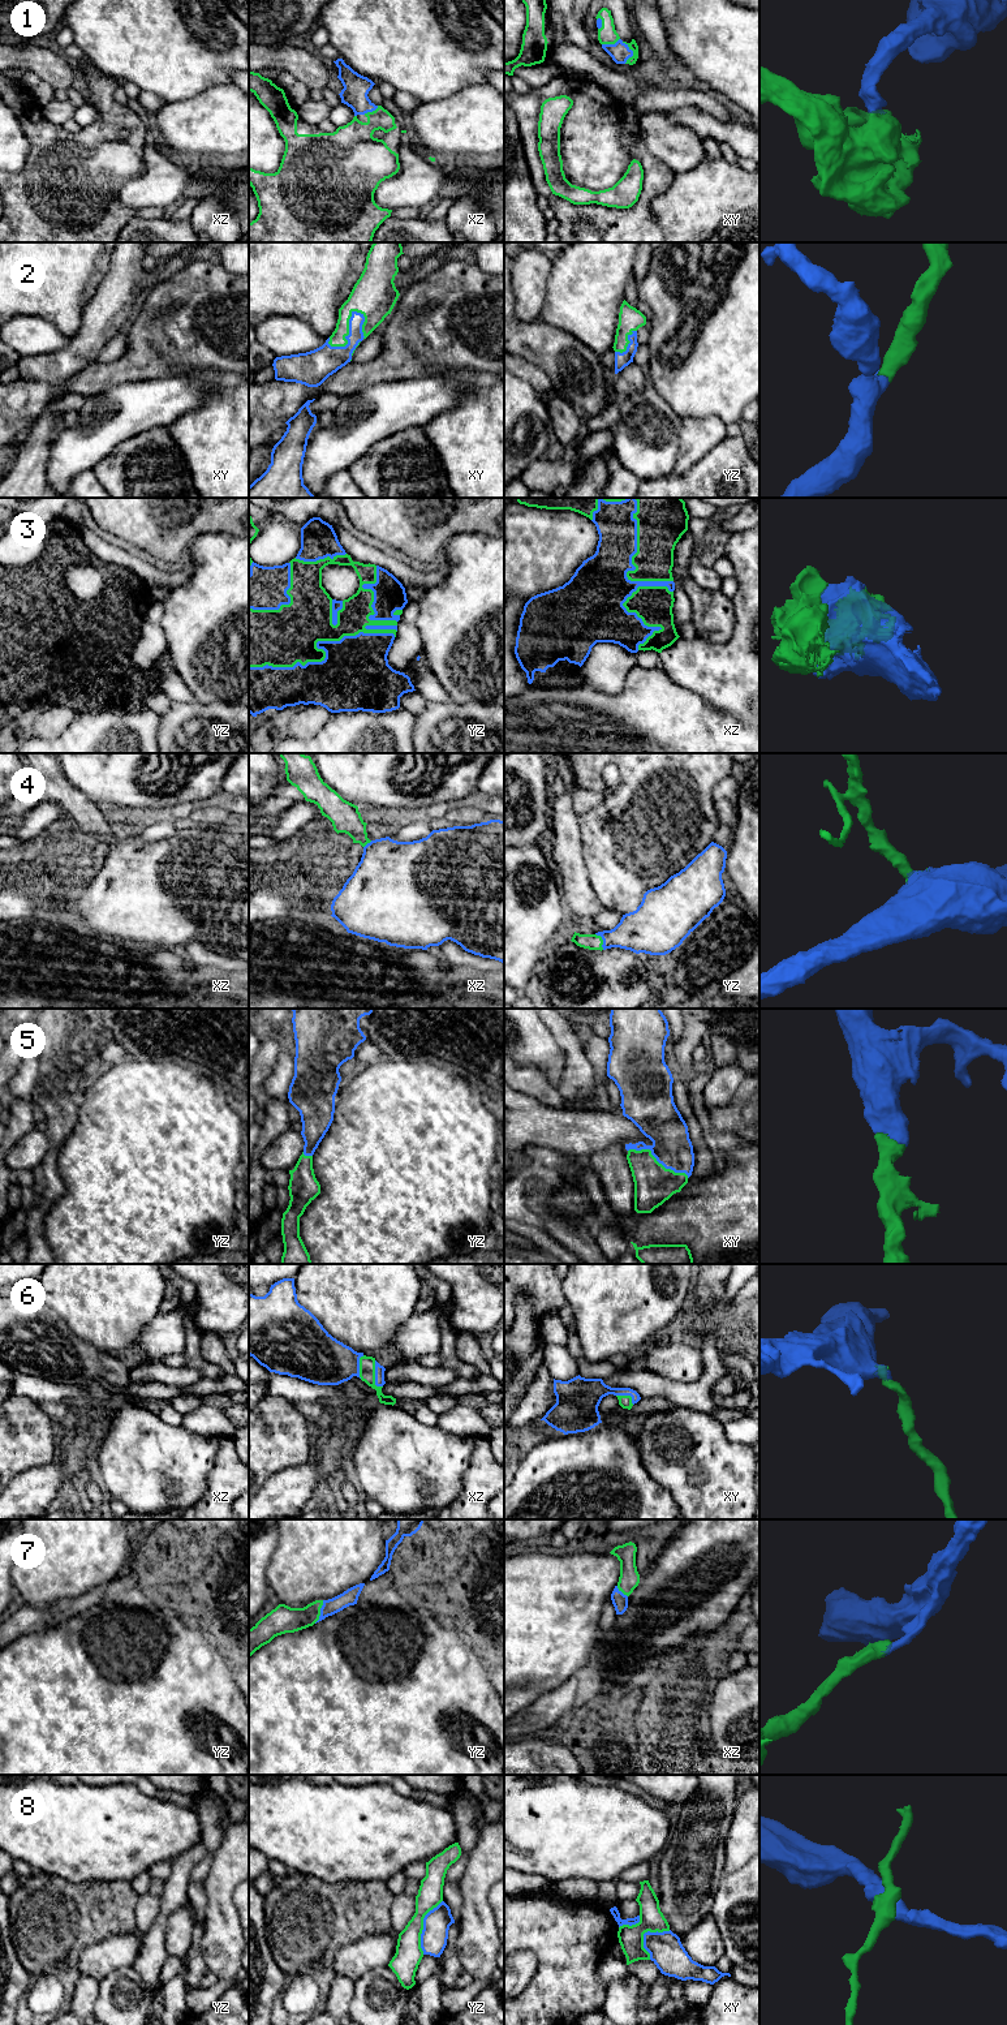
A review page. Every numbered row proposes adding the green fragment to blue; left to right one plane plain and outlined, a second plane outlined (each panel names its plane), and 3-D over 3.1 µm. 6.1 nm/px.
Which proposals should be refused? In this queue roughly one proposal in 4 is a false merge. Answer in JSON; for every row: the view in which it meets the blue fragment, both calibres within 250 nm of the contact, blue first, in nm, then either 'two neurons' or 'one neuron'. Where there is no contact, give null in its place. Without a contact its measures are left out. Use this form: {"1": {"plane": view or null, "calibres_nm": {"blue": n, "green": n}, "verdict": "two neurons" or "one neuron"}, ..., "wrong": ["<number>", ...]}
{"1": {"plane": "xy", "calibres_nm": {"blue": 120, "green": 50}, "verdict": "one neuron"}, "2": {"plane": "xy", "calibres_nm": {"blue": 190, "green": 220}, "verdict": "one neuron"}, "3": {"plane": "yz", "calibres_nm": {"blue": 400, "green": 360}, "verdict": "one neuron"}, "4": {"plane": "yz", "calibres_nm": {"blue": 280, "green": 100}, "verdict": "one neuron"}, "5": {"plane": "xy", "calibres_nm": {"blue": 260, "green": 240}, "verdict": "one neuron"}, "6": {"plane": "xz", "calibres_nm": {"blue": 60, "green": 100}, "verdict": "one neuron"}, "7": {"plane": "yz", "calibres_nm": {"blue": 100, "green": 170}, "verdict": "one neuron"}, "8": {"plane": "yz", "calibres_nm": {"blue": 170, "green": 160}, "verdict": "two neurons"}, "wrong": ["8"]}

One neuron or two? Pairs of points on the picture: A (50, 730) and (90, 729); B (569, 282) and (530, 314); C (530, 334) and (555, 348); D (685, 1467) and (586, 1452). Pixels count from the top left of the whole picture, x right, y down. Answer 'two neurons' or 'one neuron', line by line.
A: two neurons
B: two neurons
C: one neuron
D: two neurons

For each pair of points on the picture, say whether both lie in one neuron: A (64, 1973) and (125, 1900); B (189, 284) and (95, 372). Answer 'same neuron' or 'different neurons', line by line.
A: same neuron
B: same neuron

